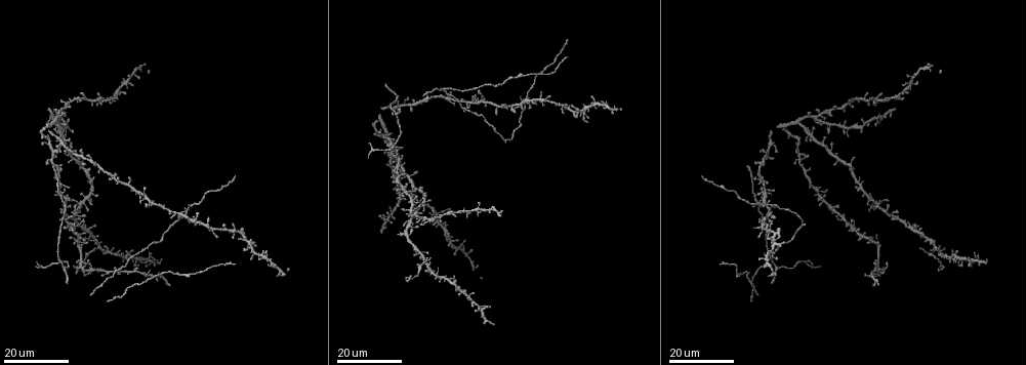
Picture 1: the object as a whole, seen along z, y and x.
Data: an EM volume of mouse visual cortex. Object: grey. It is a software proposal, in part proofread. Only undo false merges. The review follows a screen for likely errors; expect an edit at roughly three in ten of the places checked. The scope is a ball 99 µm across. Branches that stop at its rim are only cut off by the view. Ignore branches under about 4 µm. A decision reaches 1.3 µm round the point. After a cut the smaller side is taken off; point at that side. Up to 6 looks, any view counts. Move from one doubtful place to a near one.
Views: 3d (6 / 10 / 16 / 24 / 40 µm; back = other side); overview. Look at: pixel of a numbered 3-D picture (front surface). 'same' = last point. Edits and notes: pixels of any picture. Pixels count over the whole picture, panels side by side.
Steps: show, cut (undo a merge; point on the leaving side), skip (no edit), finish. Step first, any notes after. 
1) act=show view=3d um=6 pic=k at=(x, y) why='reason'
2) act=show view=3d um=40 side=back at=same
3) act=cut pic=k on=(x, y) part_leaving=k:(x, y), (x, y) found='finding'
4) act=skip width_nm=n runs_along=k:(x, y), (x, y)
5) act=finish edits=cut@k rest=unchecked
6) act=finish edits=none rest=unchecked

act=show view=3d um=24 pic=1 at=(419, 268)

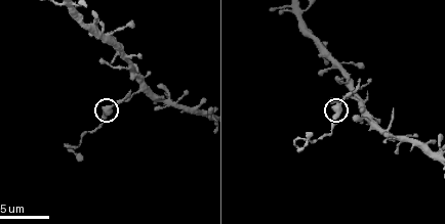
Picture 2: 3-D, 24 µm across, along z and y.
act=show view=3d um=10 pic=2 at=(109, 108)

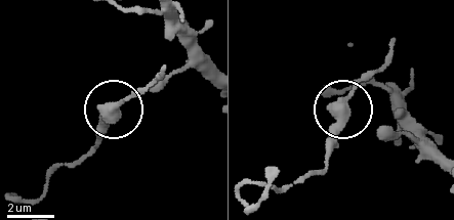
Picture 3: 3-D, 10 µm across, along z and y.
act=show view=3d um=10 side=back pic=3 at=(346, 114)

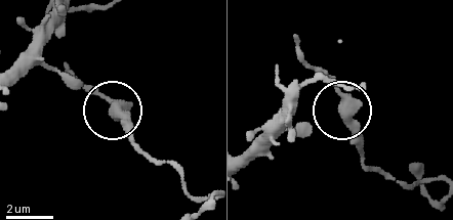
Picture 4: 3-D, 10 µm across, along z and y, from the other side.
act=skip arms=3 found='all the same cell'

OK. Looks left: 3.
act=show view=3d um=24 pic=1 at=(104, 102) why='small branch off a trunk'

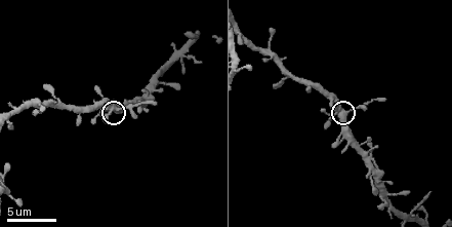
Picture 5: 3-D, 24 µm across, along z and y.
act=show view=3d um=6 pic=5 at=(116, 108)

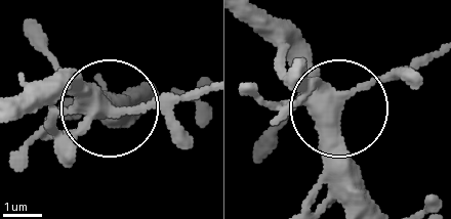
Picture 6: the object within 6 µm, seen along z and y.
act=skip arms=3 runs_along=6:(252, 17), (340, 99), (416, 59) found='one cell here'

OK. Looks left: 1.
act=finish edits=none rest=unchecked

